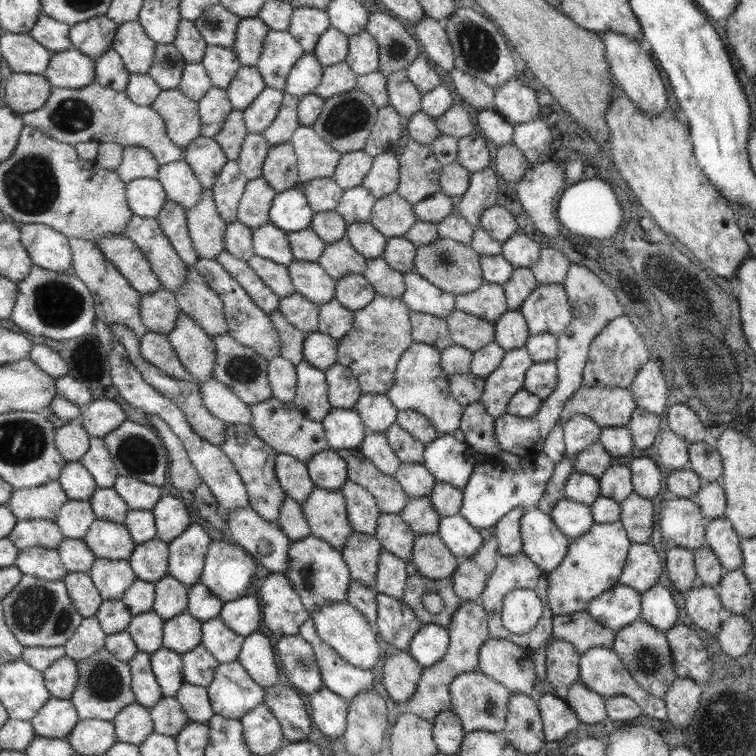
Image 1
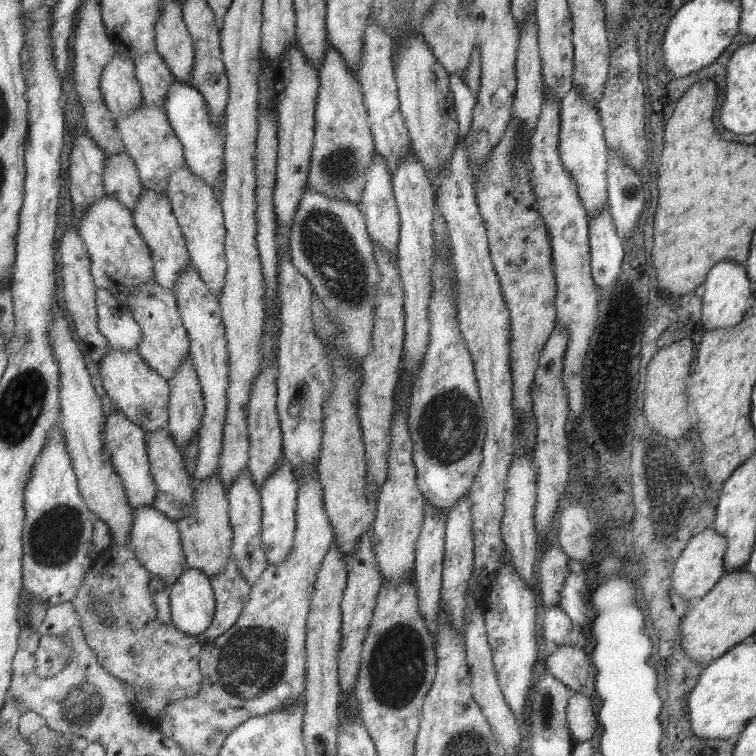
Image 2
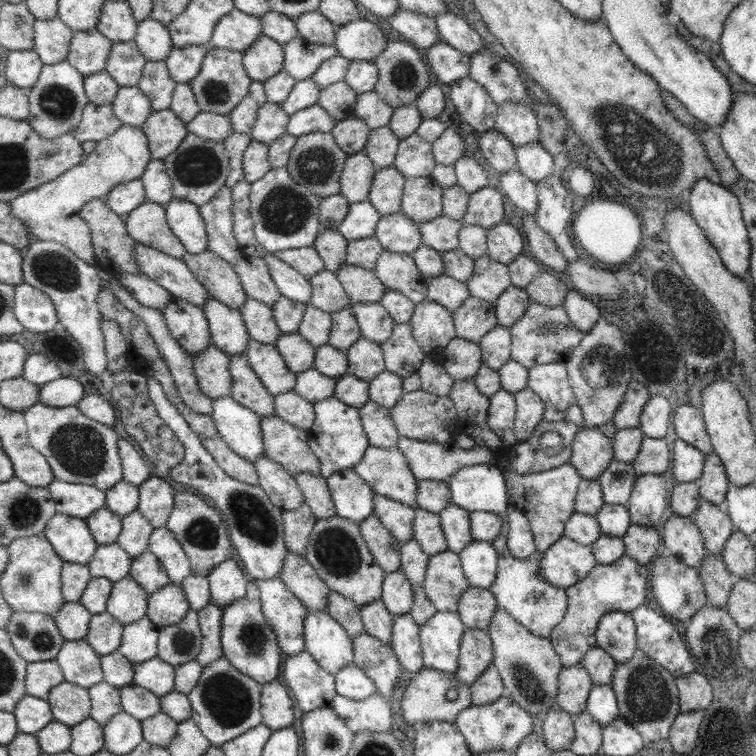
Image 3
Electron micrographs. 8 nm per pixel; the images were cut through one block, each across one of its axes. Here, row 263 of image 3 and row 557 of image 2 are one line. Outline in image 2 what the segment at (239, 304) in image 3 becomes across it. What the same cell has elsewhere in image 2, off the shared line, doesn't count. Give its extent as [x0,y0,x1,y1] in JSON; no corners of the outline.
[176,475,235,578]

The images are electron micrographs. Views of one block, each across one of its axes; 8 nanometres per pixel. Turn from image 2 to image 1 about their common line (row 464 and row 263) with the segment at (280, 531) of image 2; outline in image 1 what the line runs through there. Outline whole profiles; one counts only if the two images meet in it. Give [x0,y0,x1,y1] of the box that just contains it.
[252,222,296,266]

